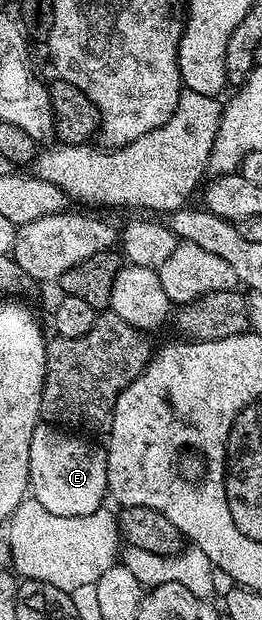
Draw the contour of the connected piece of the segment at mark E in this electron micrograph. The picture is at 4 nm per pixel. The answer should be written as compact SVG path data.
M38 423L30 432L25 453L29 496L58 516L84 516L96 512L102 505L102 496L108 493L105 448L101 444L85 445L74 437L77 436L67 435L46 423Z

